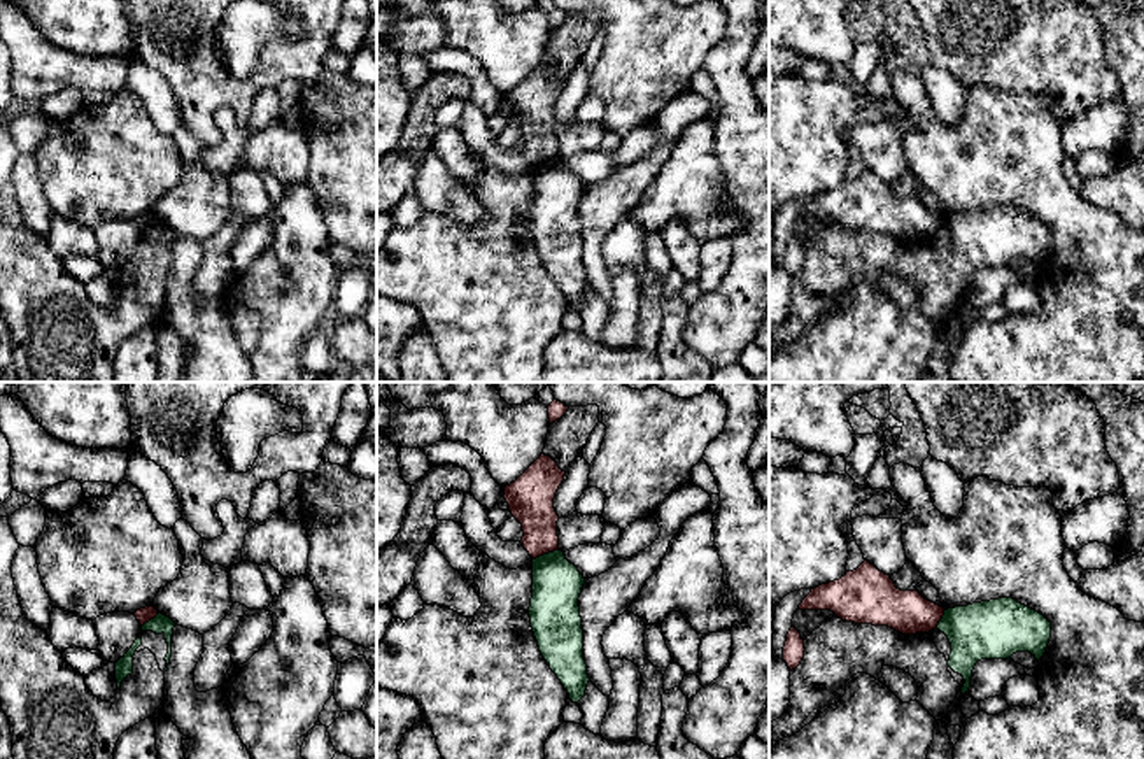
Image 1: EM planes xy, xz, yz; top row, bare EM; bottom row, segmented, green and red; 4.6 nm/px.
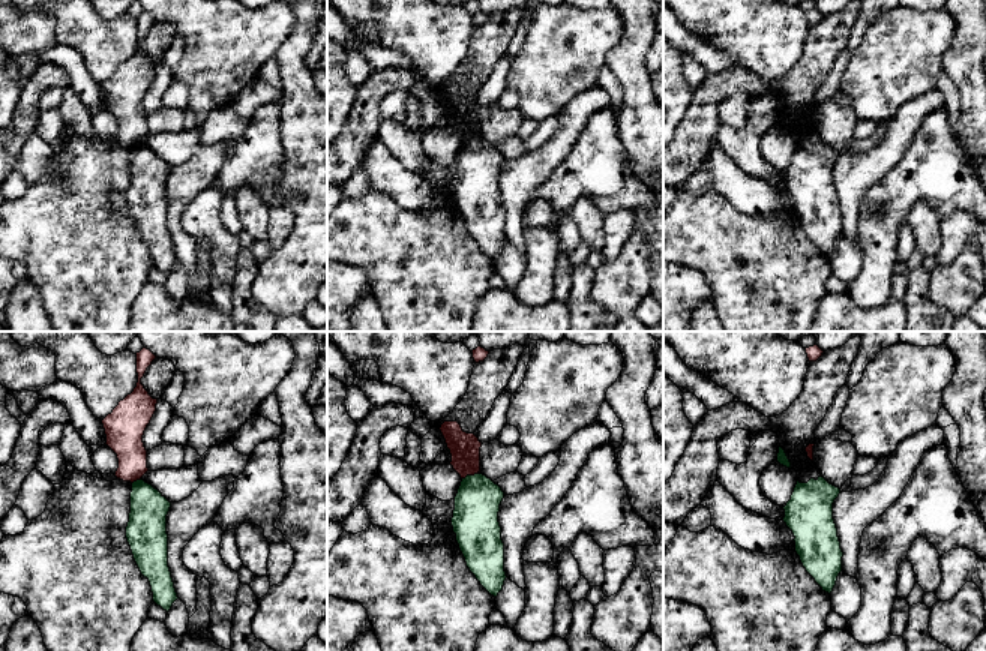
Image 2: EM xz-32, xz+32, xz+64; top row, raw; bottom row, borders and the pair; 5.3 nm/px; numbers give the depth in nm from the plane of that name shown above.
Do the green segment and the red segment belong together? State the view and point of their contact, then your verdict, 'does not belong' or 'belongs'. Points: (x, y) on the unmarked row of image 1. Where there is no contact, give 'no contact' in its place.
xz (545, 162) | does not belong

